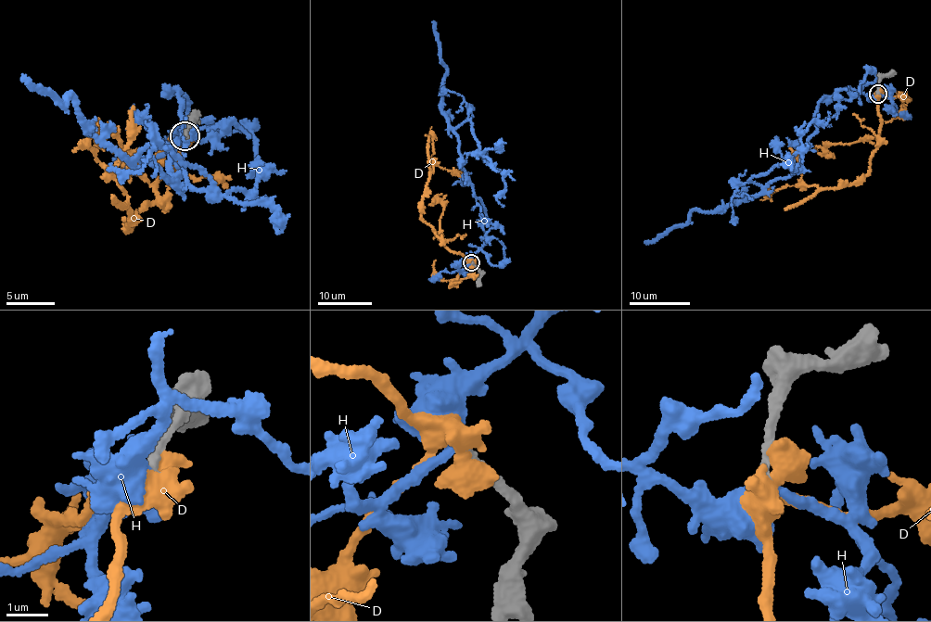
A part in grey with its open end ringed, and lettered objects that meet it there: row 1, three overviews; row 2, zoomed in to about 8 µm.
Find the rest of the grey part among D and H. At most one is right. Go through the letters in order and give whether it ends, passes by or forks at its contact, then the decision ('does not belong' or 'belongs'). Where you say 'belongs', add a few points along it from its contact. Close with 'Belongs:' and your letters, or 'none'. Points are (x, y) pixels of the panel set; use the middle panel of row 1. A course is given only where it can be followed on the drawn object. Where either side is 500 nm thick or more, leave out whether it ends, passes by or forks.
D: does not belong
H: it passes by | does not belong
Belongs: none

